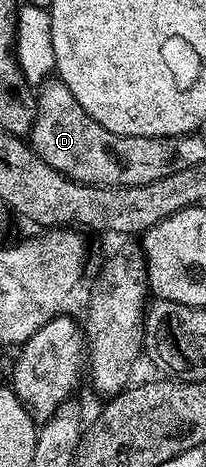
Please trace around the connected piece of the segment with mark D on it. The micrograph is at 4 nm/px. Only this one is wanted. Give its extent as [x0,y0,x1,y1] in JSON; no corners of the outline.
[28,77,180,187]

